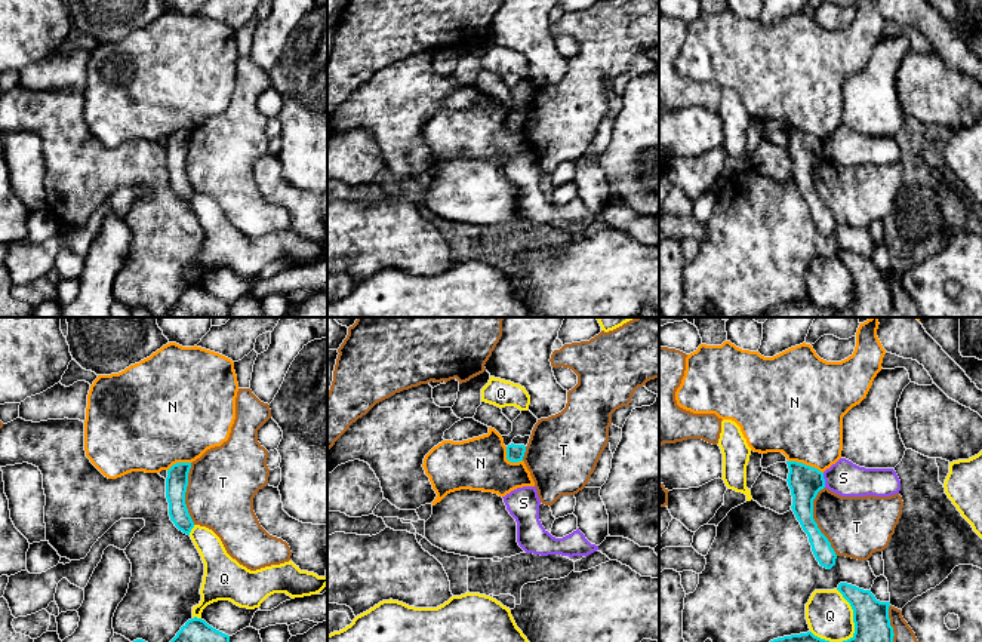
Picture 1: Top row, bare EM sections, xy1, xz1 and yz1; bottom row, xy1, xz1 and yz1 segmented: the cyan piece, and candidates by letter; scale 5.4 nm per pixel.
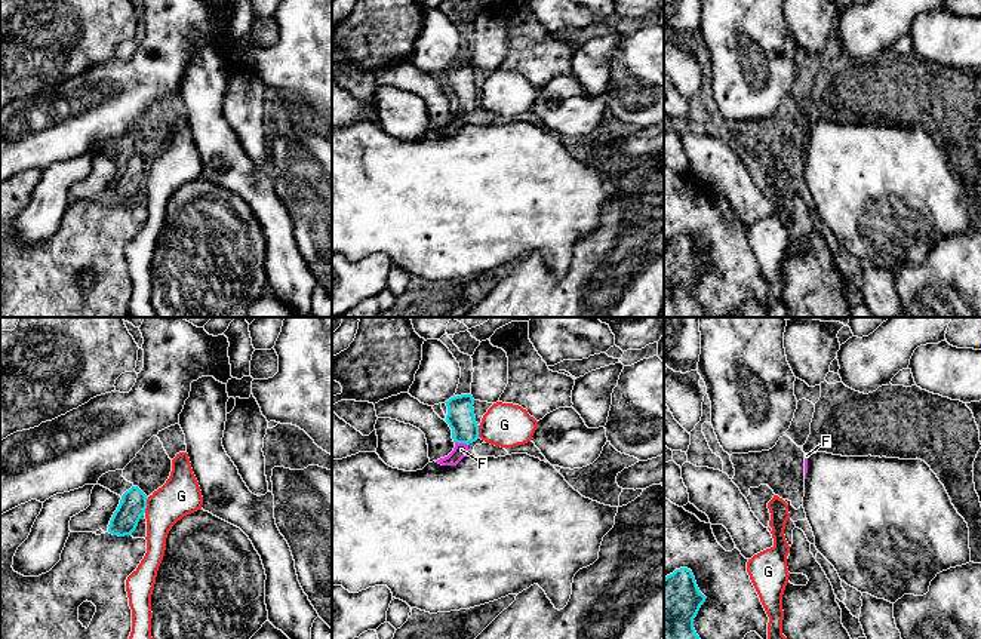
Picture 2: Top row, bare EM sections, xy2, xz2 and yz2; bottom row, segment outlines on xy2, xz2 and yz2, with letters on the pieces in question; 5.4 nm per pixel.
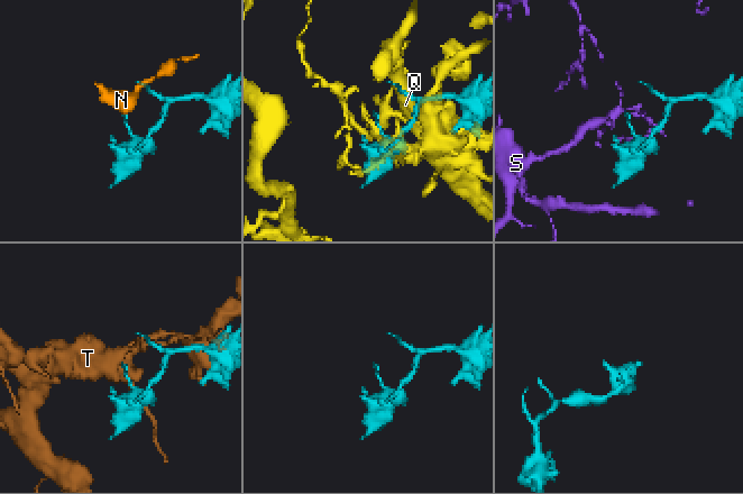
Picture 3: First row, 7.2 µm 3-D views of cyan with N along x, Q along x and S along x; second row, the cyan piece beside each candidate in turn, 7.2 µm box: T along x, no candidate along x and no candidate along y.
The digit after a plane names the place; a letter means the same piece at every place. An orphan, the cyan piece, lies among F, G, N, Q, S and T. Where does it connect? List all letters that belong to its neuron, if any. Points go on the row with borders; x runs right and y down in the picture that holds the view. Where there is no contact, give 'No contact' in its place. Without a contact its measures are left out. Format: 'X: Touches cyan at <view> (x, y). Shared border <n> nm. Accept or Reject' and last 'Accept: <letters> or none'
F: Touches cyan at xz2 (461, 442). Shared border 80 nm. Accept
G: Touches cyan at xy2 (145, 504). Shared border 90 nm. Reject
N: Touches cyan at yz1 (805, 464). Shared border 200 nm. Reject
Q: Touches cyan at yz1 (853, 616). Shared border 300 nm. Reject
S: Touches cyan at yz1 (824, 481). Shared border 80 nm. Reject
T: Touches cyan at yz1 (813, 521). Shared border 380 nm. Reject
Accept: F

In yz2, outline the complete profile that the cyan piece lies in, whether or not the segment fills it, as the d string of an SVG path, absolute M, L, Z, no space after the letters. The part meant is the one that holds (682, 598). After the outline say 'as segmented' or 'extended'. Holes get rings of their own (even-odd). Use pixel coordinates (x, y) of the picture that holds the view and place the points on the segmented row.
M680 568L664 578L664 639L699 639L694 629L705 596L691 569Z; as segmented

